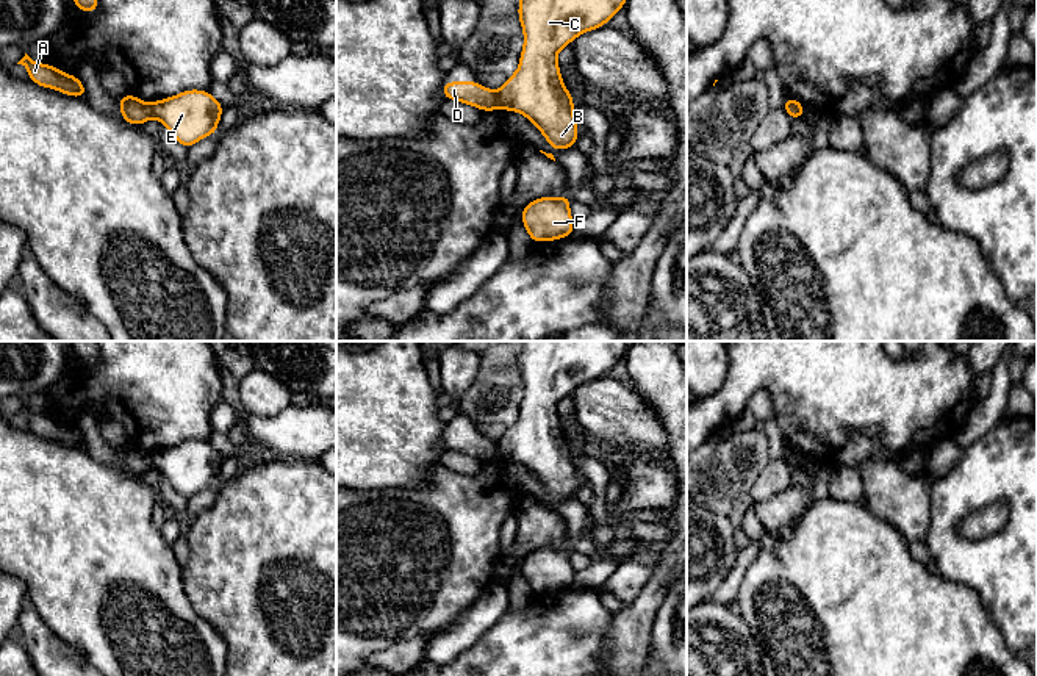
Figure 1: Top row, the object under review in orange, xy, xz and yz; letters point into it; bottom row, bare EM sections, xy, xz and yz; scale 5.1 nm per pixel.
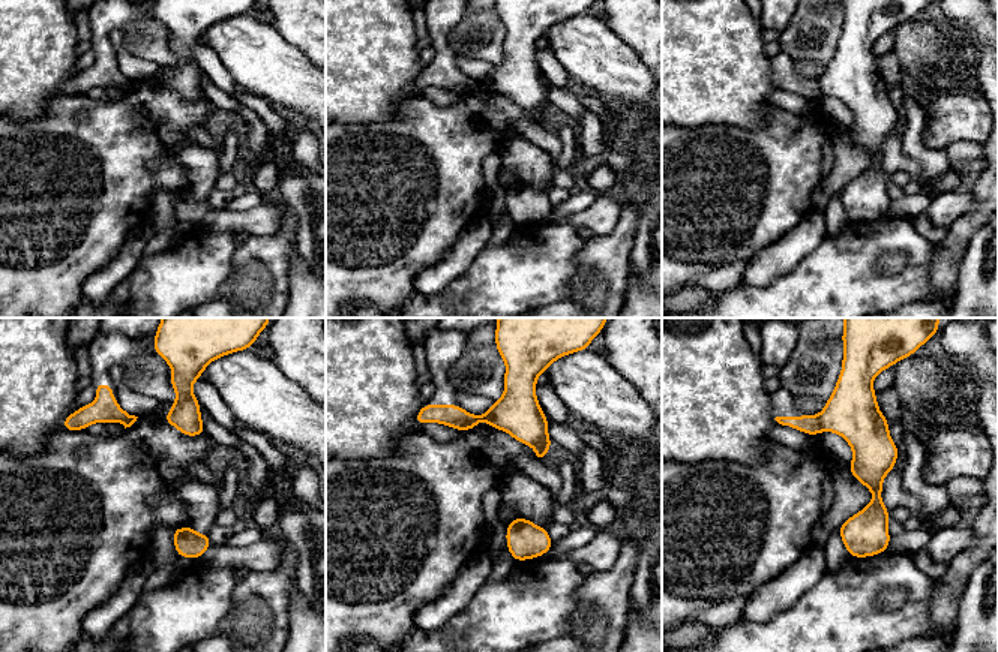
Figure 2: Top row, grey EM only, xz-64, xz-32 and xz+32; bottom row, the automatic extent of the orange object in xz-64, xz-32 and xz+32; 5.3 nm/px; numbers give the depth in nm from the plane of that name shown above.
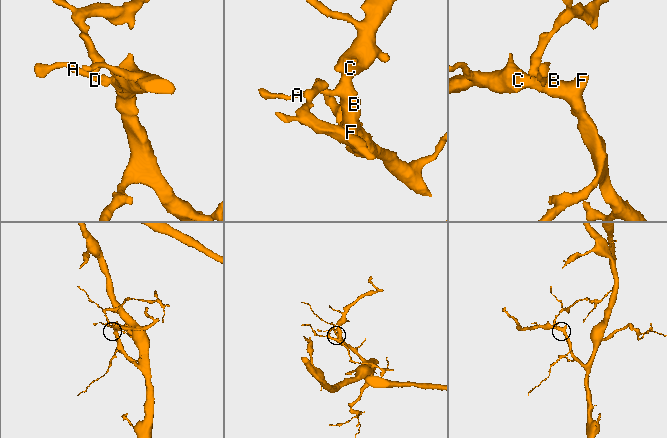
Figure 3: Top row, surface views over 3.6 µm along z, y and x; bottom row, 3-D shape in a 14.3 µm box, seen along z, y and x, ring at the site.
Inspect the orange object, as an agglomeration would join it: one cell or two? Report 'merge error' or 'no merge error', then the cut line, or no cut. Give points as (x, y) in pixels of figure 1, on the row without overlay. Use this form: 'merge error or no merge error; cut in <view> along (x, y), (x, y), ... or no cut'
merge error; cut in xz along (495, 442), (501, 457)

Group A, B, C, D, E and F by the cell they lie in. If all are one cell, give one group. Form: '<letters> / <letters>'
A D / B C E F

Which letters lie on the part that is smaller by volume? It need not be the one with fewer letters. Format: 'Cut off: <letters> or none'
Cut off: A, D

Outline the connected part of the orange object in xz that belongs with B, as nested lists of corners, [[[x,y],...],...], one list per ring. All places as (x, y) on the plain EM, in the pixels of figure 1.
[[[521,341],[524,397],[518,421],[497,440],[501,458],[532,471],[555,501],[574,498],[579,471],[557,404],[579,385],[604,377],[630,341]]]

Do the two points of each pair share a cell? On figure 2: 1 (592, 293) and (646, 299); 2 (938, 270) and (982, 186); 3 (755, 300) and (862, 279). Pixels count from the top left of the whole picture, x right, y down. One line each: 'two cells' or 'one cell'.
1: two cells
2: one cell
3: one cell

